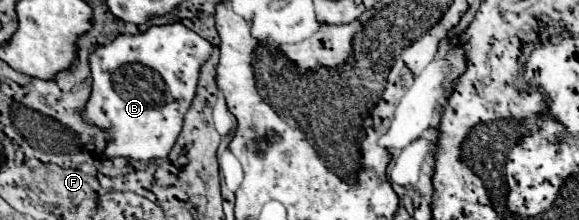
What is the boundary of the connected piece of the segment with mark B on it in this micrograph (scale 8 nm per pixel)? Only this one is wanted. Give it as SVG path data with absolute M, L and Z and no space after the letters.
M179 21L169 25L153 25L137 35L117 35L109 45L95 47L89 53L89 67L93 77L91 97L85 103L81 117L83 121L89 121L91 125L109 133L109 141L103 153L107 157L127 157L141 163L167 159L181 133L183 115L195 97L199 69L211 55L211 49L211 43Z

